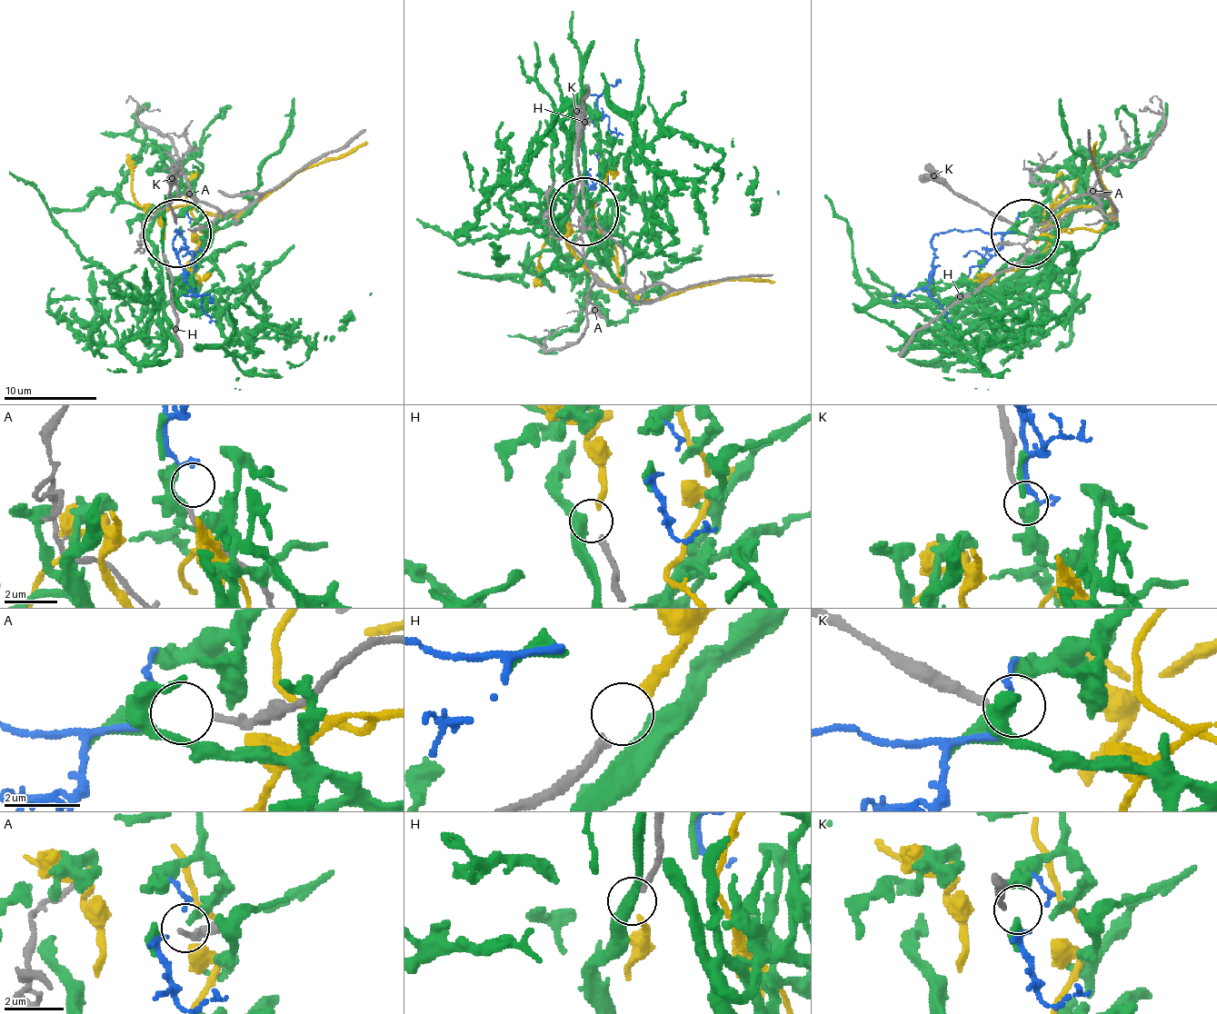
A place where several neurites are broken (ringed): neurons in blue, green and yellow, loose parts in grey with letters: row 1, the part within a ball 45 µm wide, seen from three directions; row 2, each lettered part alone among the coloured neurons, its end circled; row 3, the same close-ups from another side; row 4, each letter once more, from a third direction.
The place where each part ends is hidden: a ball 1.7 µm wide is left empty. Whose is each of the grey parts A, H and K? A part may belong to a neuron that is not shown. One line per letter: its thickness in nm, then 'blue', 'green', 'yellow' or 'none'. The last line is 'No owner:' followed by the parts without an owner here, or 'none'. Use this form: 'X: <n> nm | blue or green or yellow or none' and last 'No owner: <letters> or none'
A: 170 nm | blue
H: 240 nm | yellow
K: 200 nm | none
No owner: K

